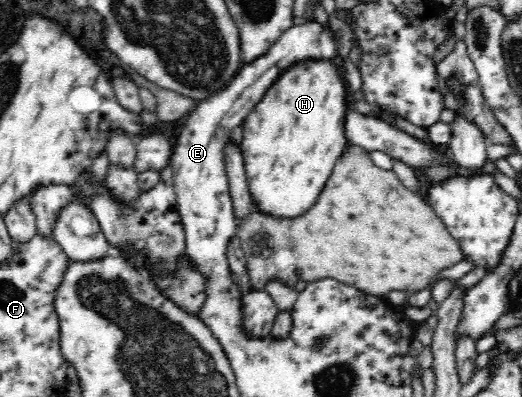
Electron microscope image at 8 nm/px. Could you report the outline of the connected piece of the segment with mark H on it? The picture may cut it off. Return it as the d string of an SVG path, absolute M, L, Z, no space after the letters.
M325 60L296 62L293 67L283 71L272 87L264 92L263 100L252 109L245 122L241 125L243 133L240 152L243 158L245 178L247 178L247 190L252 196L253 208L257 208L257 210L261 210L261 212L265 212L269 216L293 218L295 215L303 215L303 211L307 211L307 207L311 207L311 203L315 203L315 195L319 195L319 191L323 191L323 183L327 184L328 177L334 171L335 163L343 155L344 149L347 147L345 136L347 106L343 107L343 103L345 103L345 85L343 85L337 69L329 61Z

